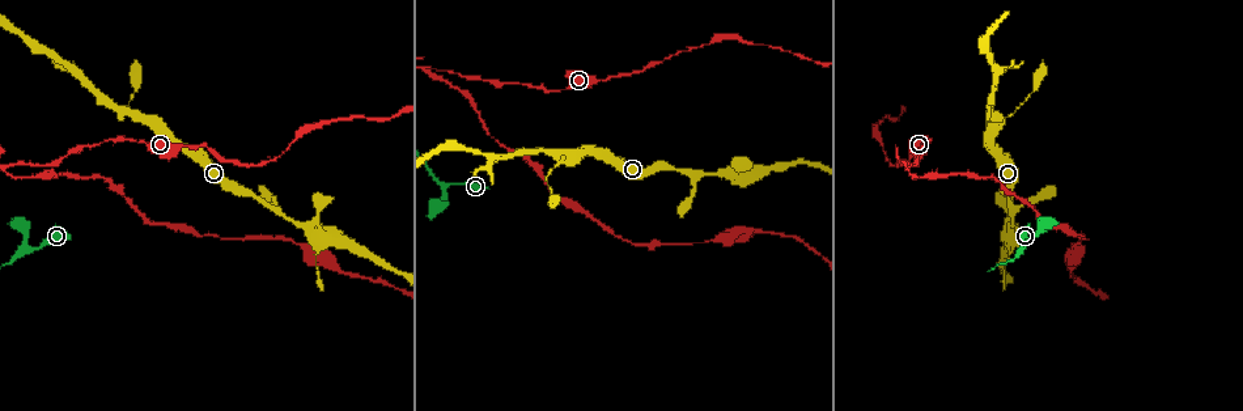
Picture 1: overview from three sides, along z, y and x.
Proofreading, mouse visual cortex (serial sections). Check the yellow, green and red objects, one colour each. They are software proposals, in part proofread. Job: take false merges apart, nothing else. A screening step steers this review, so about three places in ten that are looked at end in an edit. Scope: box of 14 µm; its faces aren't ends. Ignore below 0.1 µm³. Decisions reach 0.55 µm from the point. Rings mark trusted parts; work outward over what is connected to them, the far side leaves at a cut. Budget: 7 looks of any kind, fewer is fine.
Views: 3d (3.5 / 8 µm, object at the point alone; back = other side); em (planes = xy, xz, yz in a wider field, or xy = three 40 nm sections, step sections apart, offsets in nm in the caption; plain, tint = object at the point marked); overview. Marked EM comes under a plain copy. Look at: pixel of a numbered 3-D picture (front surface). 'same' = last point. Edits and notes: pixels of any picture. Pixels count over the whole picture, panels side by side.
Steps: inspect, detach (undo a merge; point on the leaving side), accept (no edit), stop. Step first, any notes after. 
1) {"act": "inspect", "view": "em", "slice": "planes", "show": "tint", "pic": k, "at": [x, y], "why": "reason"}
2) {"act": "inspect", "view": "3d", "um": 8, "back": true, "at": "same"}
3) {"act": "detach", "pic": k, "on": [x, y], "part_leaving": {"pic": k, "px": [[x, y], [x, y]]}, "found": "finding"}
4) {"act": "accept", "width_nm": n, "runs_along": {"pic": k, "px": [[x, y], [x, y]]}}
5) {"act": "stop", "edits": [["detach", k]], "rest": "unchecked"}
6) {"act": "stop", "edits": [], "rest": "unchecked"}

{"act": "inspect", "view": "3d", "um": 3.5, "pic": 1, "at": [447, 186], "why": "arms part here"}

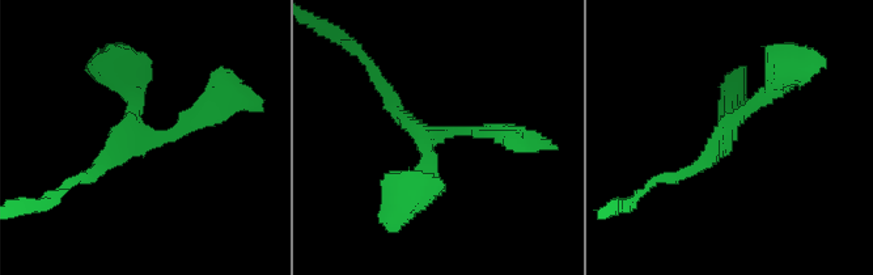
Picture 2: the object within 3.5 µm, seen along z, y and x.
{"act": "inspect", "view": "em", "slice": "xy", "step": 1, "show": "tint", "pic": 2, "at": [138, 134], "why": "shape alone is not enough"}

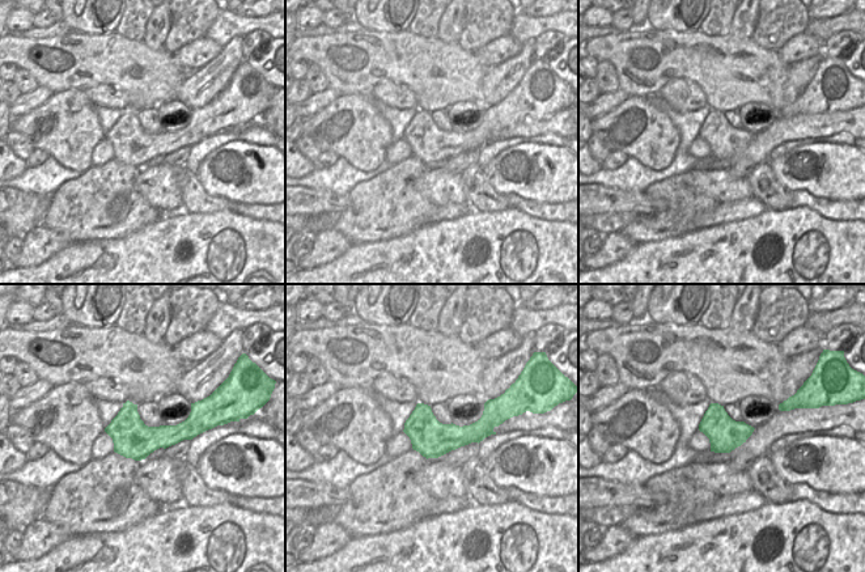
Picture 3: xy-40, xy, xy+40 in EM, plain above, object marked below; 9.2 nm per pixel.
{"act": "accept", "found": "continuous, no second cell"}

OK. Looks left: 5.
{"act": "inspect", "view": "3d", "um": 3.5, "pic": 1, "at": [913, 176], "why": "abrupt turn"}

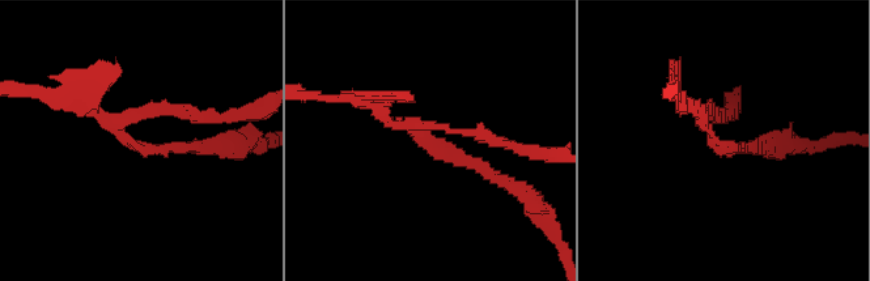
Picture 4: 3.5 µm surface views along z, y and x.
{"act": "inspect", "view": "em", "slice": "xy", "step": 3, "show": "tint", "pic": 4, "at": [435, 145], "arms": 3, "arm_widths_nm": [100, 150, 150]}

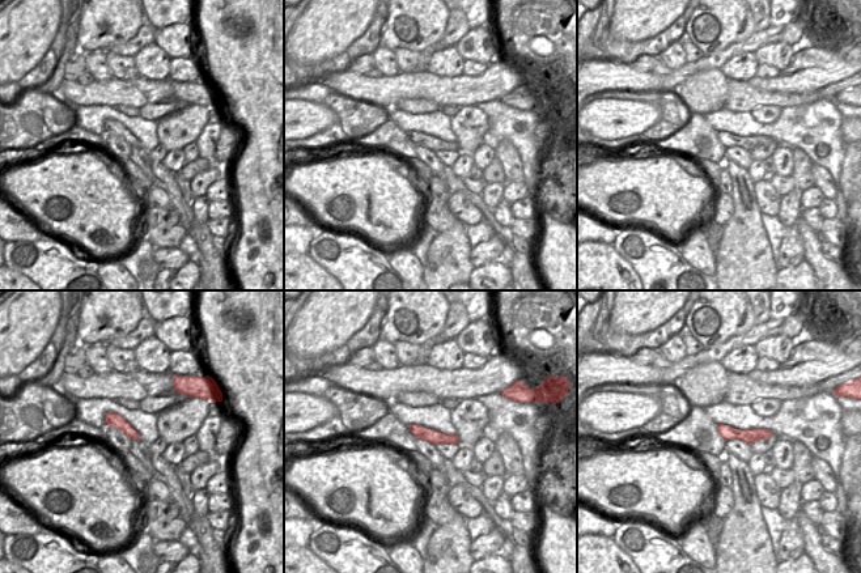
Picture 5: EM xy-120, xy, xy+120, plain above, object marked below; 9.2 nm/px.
{"act": "detach", "pic": 4, "on": [161, 148], "found": "two cells meet here"}

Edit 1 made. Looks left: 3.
{"act": "inspect", "view": "overview", "why": "see it whole again"}

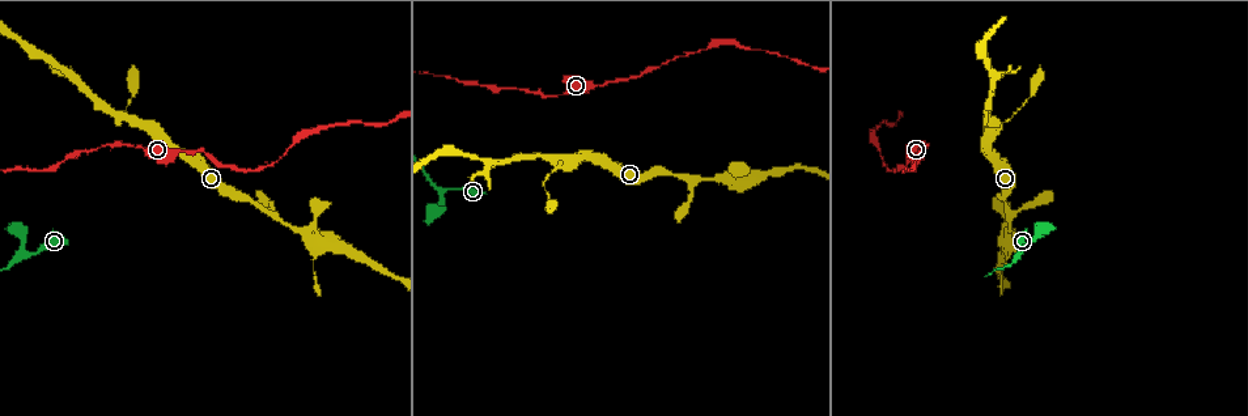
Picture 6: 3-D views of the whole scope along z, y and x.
{"act": "inspect", "view": "3d", "um": 3.5, "pic": 6, "at": [573, 161], "why": "thin arm on a thick one"}

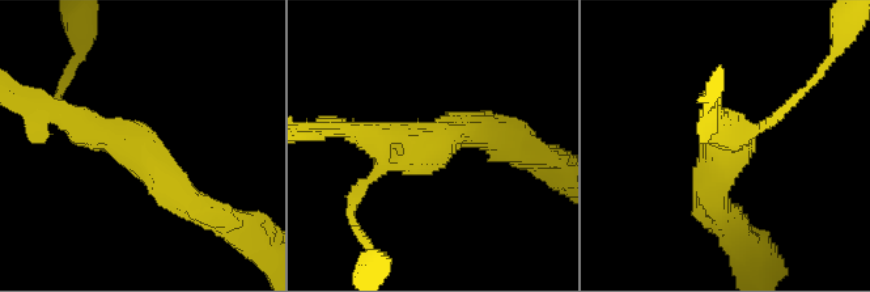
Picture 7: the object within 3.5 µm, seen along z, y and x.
{"act": "inspect", "view": "em", "slice": "xy", "step": 2, "show": "tint", "pic": 7, "at": [134, 148], "arms": 3, "arm_widths_nm": [150, 300, 400], "why": "shape alone is not enough"}

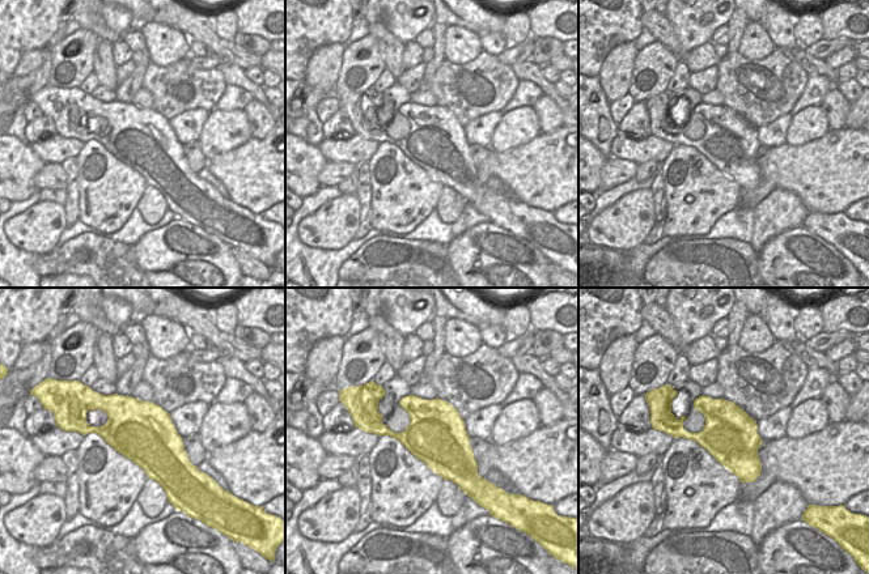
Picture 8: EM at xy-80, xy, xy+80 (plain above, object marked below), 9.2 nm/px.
{"act": "accept", "runs_along": {"pic": 7, "px": [[195, 206], [135, 146], [59, 113]]}, "found": "continuous, no second cell"}

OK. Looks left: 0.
{"act": "stop", "edits": [["detach", 4]], "rest": "unchecked"}

